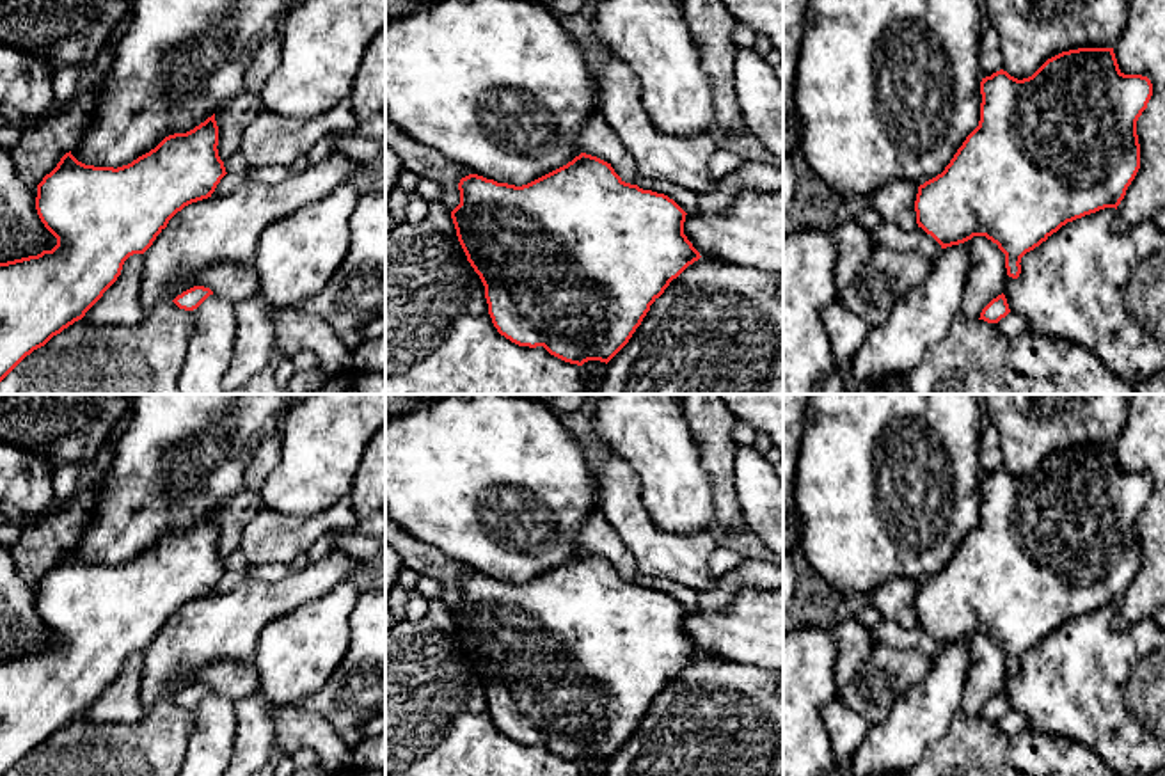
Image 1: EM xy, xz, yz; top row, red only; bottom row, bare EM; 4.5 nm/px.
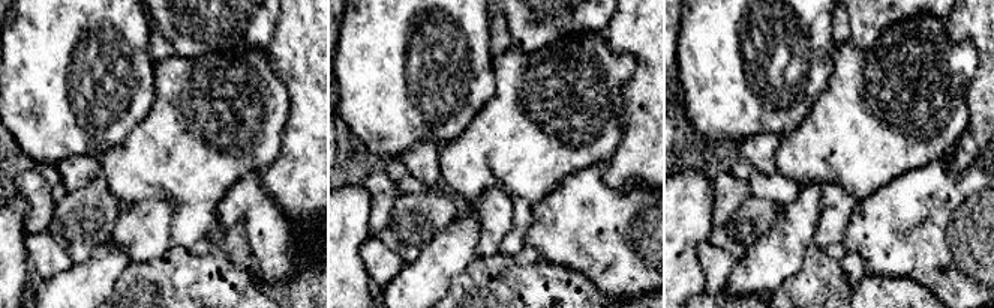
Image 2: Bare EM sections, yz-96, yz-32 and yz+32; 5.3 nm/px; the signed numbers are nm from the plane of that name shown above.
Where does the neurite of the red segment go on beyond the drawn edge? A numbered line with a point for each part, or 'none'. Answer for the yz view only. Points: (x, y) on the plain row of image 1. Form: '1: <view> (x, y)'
1: yz (887, 485)

